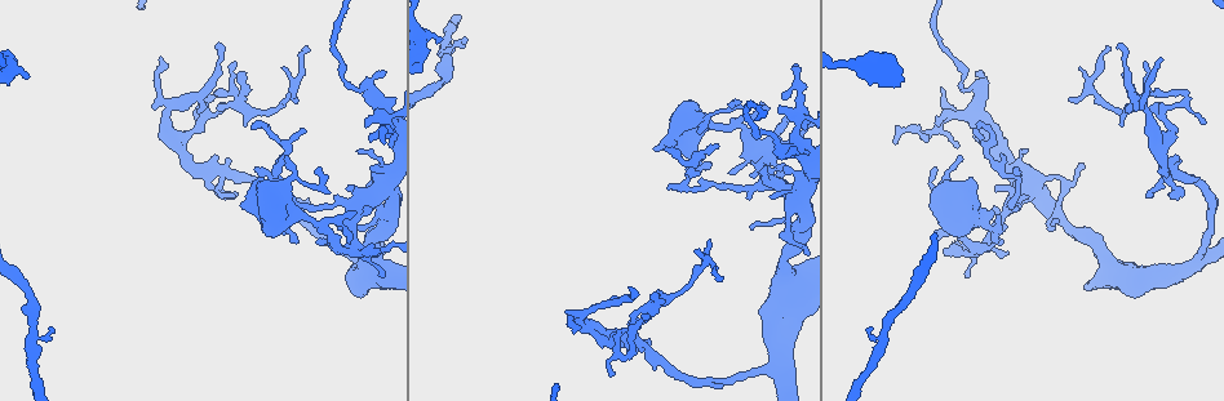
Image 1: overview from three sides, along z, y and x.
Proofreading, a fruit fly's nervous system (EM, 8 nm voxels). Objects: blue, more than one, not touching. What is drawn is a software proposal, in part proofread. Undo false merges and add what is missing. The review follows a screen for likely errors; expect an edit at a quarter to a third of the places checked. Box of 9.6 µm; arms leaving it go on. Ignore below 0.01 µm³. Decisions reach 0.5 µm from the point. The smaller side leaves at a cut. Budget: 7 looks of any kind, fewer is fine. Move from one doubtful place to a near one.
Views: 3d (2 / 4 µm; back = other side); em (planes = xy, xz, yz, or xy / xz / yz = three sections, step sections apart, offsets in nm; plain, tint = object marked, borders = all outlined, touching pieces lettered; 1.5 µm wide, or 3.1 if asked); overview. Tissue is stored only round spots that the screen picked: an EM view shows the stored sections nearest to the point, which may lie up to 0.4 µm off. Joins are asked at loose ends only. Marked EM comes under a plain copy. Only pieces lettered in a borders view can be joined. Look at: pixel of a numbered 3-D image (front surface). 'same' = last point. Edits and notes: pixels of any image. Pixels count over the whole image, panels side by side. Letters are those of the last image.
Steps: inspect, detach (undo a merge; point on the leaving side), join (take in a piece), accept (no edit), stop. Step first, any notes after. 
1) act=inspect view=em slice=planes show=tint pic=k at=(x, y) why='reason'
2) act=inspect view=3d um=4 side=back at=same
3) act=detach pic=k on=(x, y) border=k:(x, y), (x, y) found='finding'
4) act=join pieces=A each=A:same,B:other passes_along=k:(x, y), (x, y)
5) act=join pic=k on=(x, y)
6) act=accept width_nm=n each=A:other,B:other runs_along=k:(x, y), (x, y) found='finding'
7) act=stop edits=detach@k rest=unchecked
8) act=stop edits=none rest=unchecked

act=inspect view=em slice=planes show=tint pic=1 at=(763, 154) why='abrupt turn'

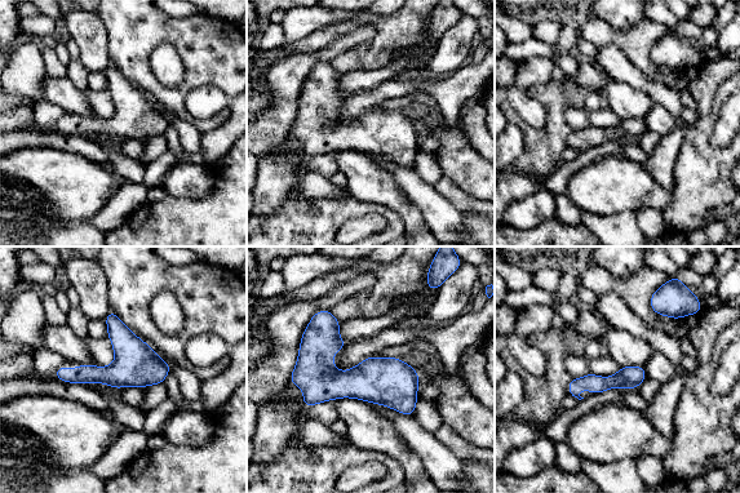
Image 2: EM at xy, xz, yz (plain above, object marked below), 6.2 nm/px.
act=inspect view=em slice=planes show=borders at=same

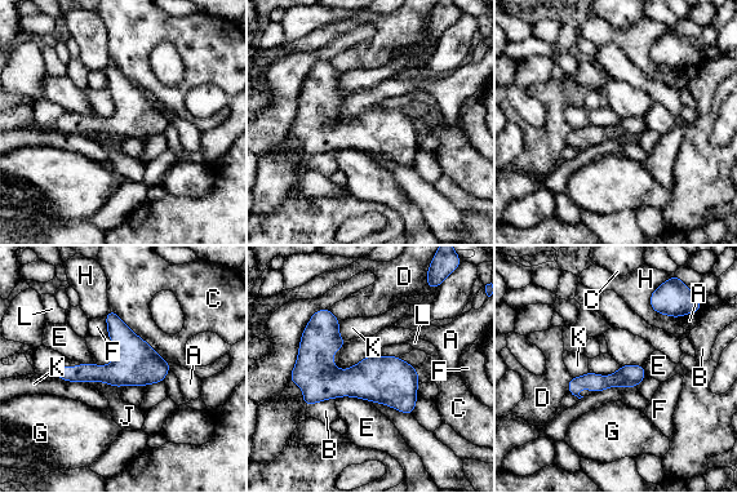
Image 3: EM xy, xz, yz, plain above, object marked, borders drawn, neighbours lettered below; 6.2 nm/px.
act=accept each=A:other,B:other,C:other,D:other,E:other,F:other,G:other,H:other,J:other,K:other,L:other runs_along=3:(642, 372), (571, 389) found='continuous, no second neuron'

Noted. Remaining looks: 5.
act=inspect view=em slice=yz step=8 show=borders pic=1 at=(289, 178) why='thick turns thin'

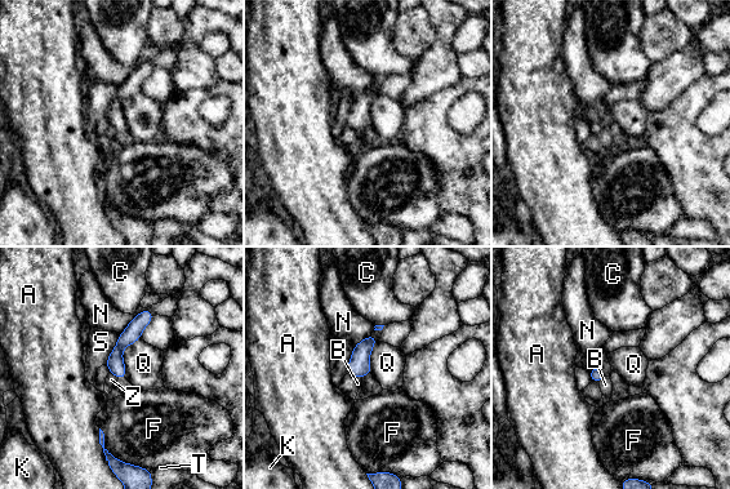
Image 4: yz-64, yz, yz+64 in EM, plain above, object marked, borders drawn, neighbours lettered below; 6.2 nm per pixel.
act=accept each=A:other,B:other,C:other,F:other,K:other,N:other,Q:other,S:other,T:other,Z:other border=4:(139, 338), (123, 350), (125, 378) found='continuous, no second neuron'

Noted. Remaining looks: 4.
act=inspect view=3d um=4 pic=1 at=(868, 328) why='free end'

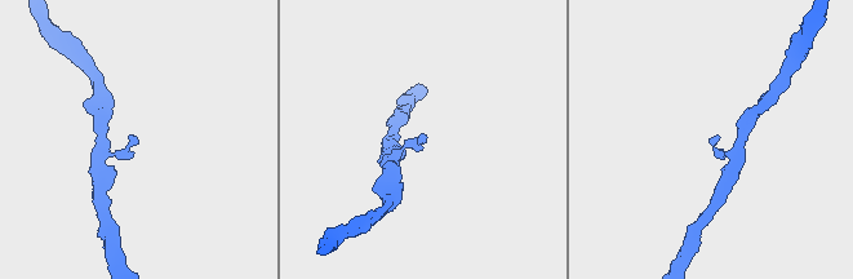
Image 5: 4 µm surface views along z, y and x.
act=inspect view=em slice=planes show=borders pic=5 at=(425, 137)

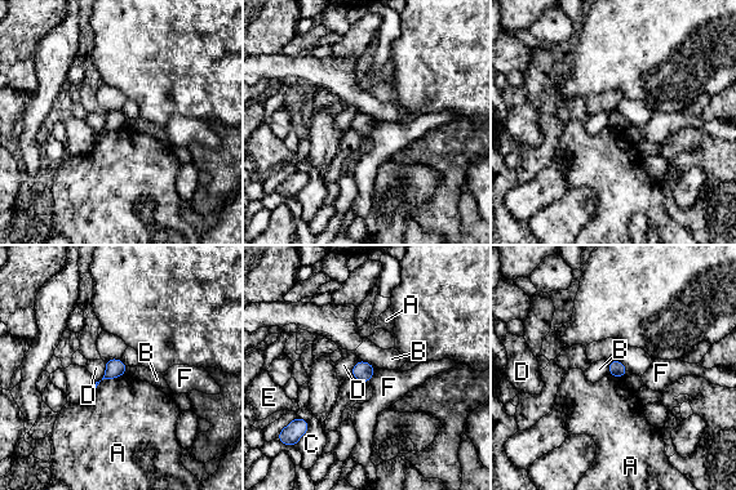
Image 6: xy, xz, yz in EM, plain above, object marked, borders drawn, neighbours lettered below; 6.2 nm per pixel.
act=accept width_nm=100 longest_contact=A:220nm each=A:other,B:other,C:other,D:other,E:other,F:other found='none of them fits'

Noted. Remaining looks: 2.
act=stop edits=none rest=unchecked

